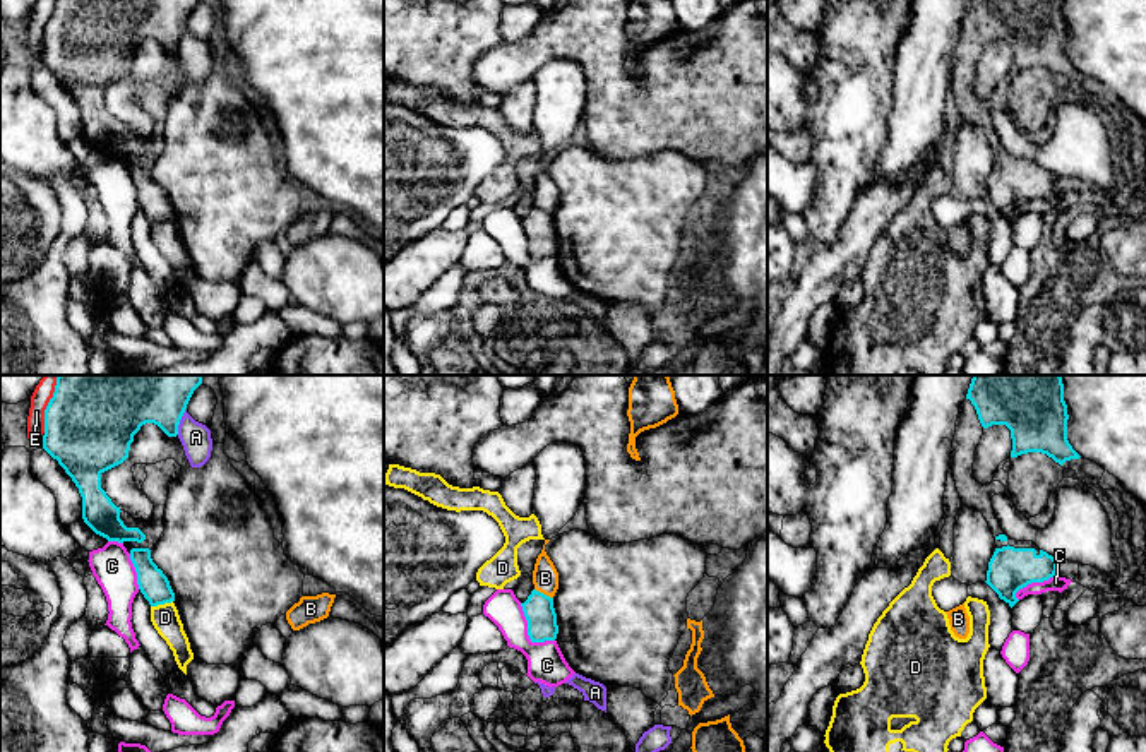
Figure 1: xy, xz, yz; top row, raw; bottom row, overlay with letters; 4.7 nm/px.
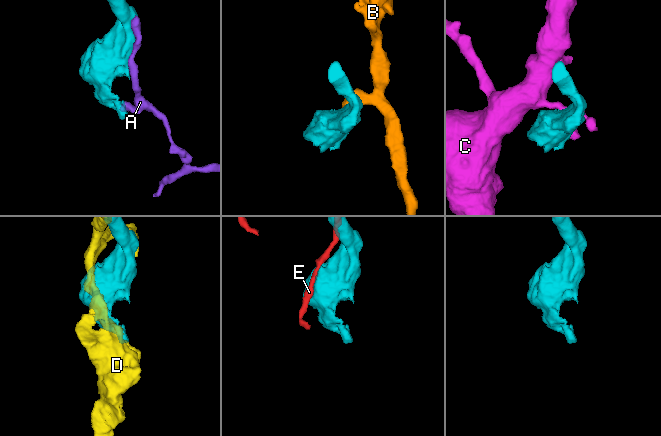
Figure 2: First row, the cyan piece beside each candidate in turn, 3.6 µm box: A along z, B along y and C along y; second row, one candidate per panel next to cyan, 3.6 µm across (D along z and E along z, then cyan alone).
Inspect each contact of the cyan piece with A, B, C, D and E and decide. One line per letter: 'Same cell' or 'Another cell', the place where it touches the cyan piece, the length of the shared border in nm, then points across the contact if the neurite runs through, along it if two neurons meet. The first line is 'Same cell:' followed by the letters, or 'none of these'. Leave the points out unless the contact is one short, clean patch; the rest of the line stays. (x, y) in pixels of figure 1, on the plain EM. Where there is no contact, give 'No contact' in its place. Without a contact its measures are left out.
Same cell: none of these
A: Another cell. Touches cyan at xy (179, 38). Shared border 130 nm
B: Another cell. Touches cyan at xz (542, 209). Shared border 100 nm. Boundary: xz (535, 204), (552, 214)
C: Another cell. Touches cyan at xz (528, 249). Shared border 240 nm
D: Another cell. Touches cyan at xy (161, 220). Shared border 110 nm
E: Another cell. Touches cyan at xy (47, 24). Shared border 240 nm

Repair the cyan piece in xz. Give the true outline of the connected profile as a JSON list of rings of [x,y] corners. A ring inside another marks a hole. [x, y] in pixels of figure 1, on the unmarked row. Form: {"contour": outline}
{"contour": [[[533,206],[524,219],[521,219],[528,236],[528,252],[531,259],[555,257],[558,250],[553,214]]]}

